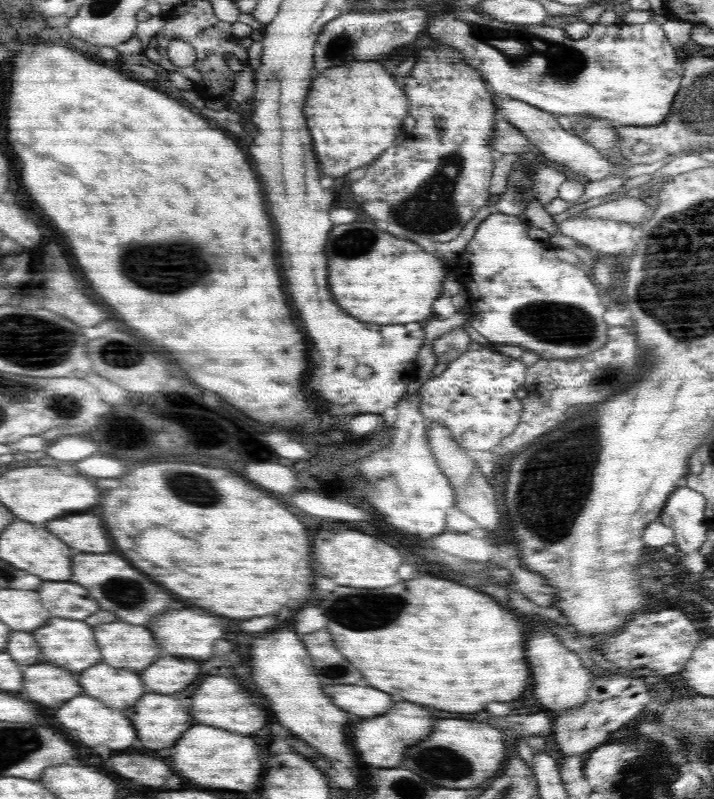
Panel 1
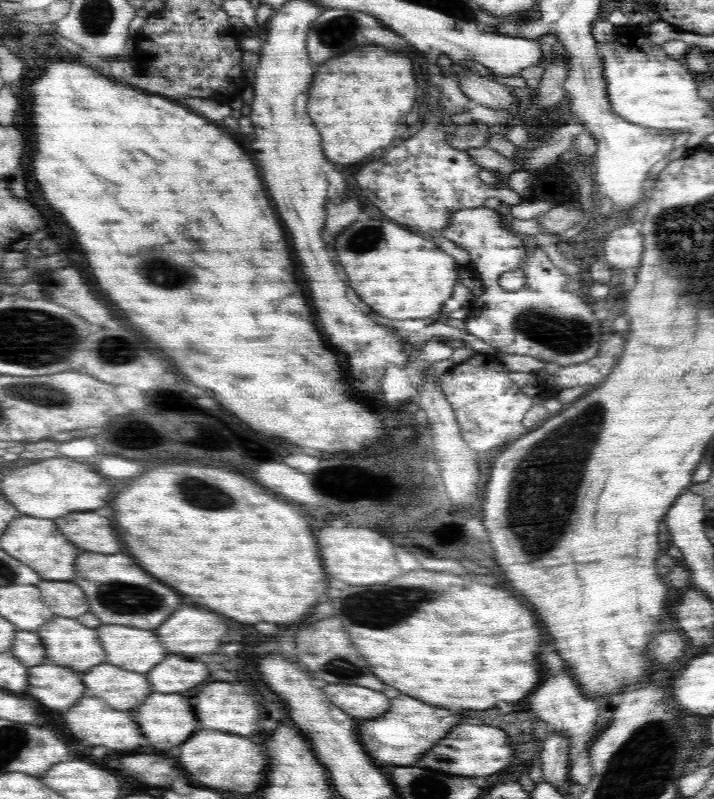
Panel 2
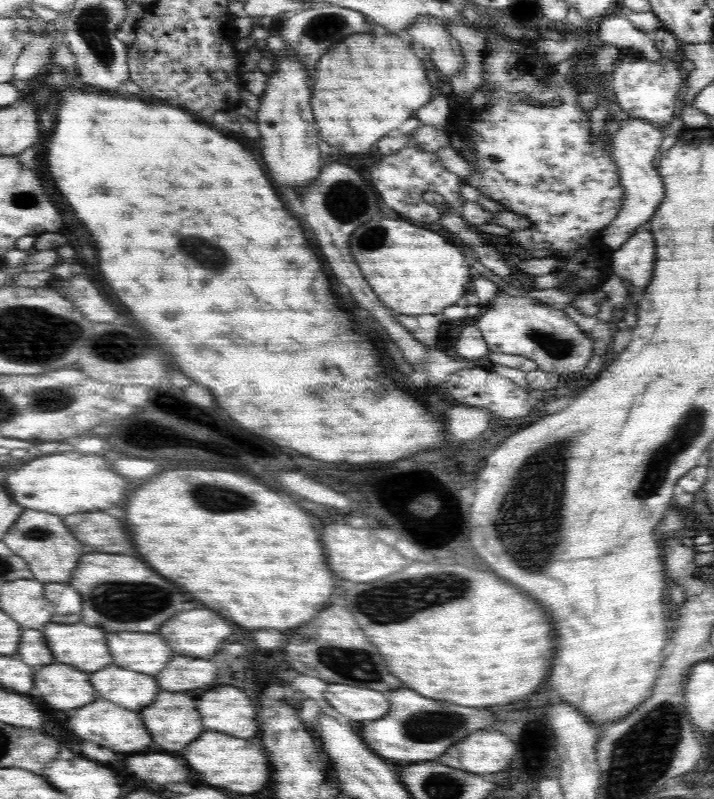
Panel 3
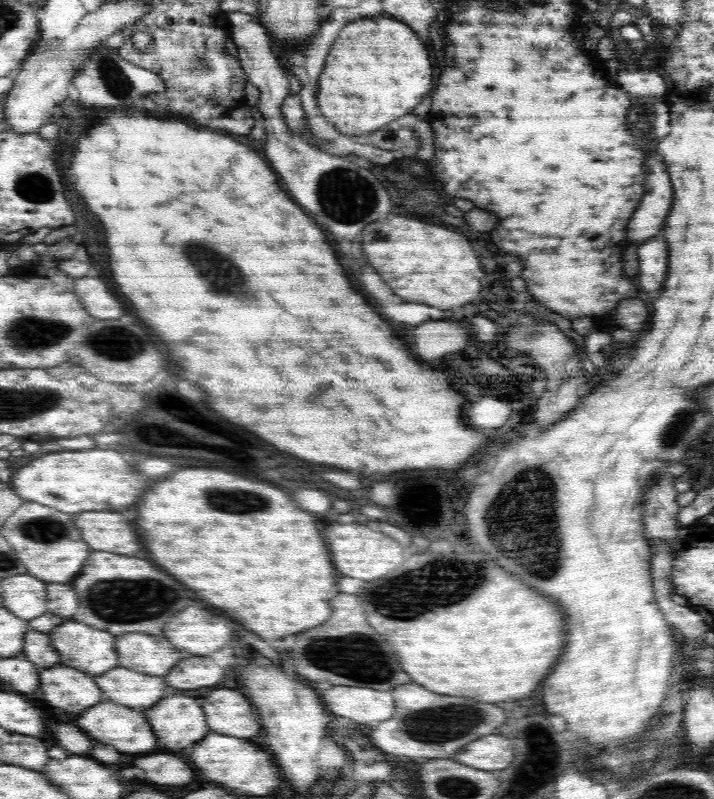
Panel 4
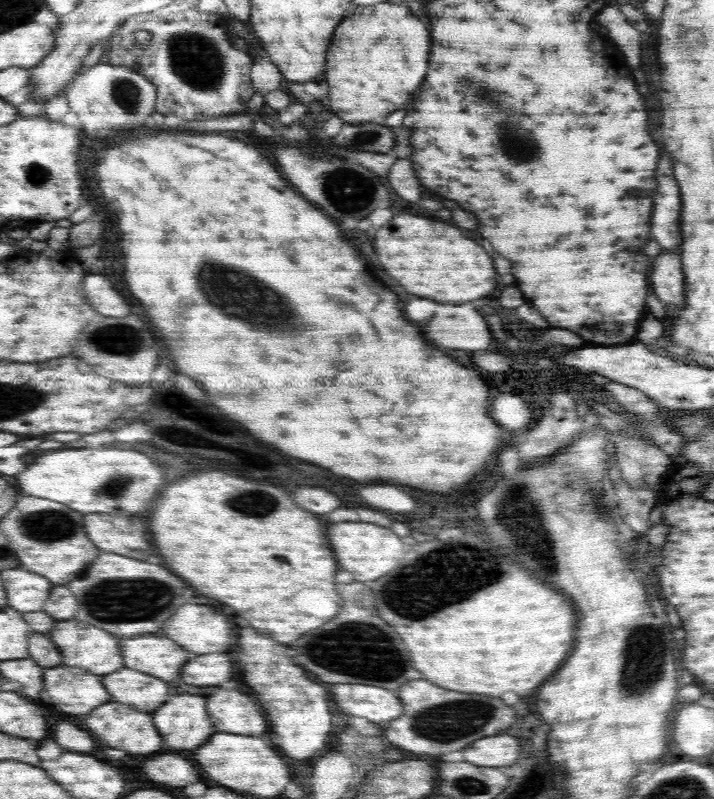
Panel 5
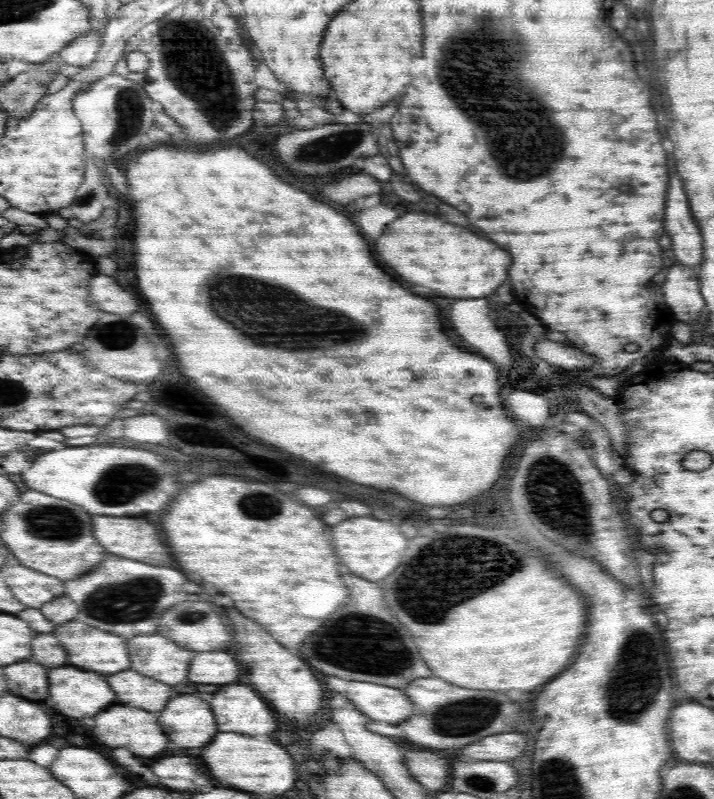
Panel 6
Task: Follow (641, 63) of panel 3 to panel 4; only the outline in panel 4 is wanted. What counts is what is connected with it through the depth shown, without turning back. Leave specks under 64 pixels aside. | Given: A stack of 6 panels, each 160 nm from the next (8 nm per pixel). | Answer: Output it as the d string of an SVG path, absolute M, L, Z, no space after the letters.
M638 68L638 70L620 70L618 74L618 84L628 92L630 98L638 98L640 104L650 104L652 98L662 100L665 95L666 80L661 73L648 68Z

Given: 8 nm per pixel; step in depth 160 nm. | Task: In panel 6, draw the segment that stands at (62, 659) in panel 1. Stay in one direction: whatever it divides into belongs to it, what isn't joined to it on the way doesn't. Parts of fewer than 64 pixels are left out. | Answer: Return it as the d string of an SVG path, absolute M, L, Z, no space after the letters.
M76 620L56 626L54 634L60 640L60 644L64 646L64 650L68 652L68 662L74 664L74 666L82 666L82 668L102 672L102 674L116 674L116 672L130 668L128 643L117 634L100 632L98 628L90 628L82 622L76 622Z

